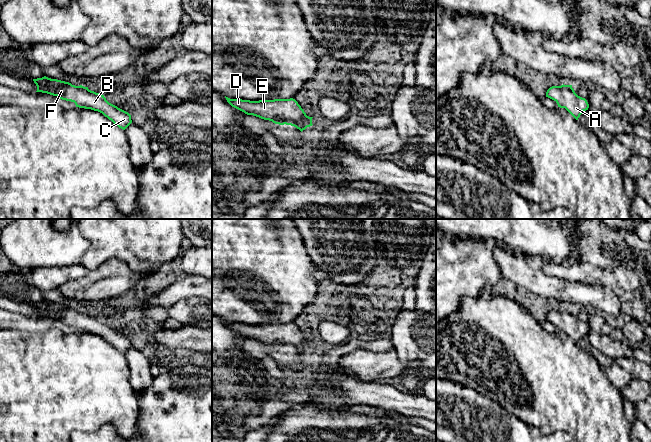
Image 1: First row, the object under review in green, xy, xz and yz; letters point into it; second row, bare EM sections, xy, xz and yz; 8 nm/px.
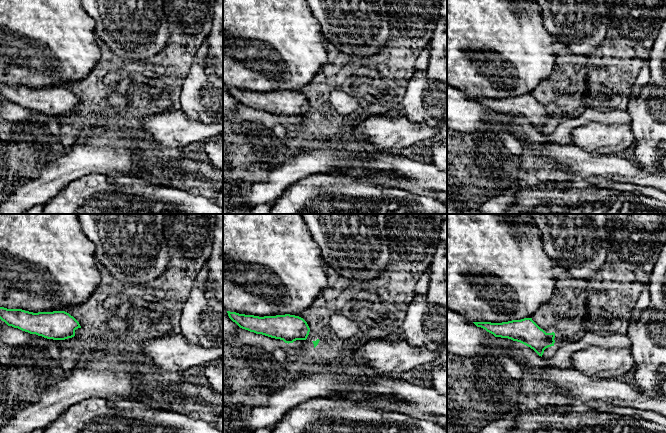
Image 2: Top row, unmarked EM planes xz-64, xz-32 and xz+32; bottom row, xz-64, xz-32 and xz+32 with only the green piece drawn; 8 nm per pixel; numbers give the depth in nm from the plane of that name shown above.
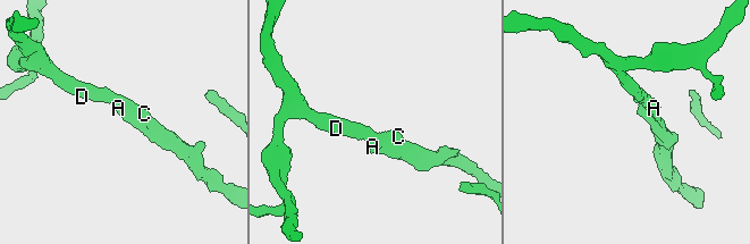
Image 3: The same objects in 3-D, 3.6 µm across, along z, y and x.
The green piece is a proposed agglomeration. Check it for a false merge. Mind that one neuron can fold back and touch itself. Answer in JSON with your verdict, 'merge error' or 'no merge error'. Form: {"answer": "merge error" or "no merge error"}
{"answer": "no merge error"}

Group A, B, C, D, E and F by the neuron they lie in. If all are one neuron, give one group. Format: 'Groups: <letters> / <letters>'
Groups: A B C D E F

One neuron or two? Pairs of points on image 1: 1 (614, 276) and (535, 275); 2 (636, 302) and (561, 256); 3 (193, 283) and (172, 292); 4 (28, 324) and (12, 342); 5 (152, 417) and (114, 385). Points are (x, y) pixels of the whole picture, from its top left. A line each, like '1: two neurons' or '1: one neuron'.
1: two neurons
2: two neurons
3: one neuron
4: two neurons
5: two neurons

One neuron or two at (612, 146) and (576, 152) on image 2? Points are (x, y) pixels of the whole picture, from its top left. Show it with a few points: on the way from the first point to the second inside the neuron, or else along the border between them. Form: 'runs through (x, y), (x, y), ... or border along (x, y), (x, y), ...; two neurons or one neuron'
border along (570, 143), (586, 152), (607, 154); two neurons

